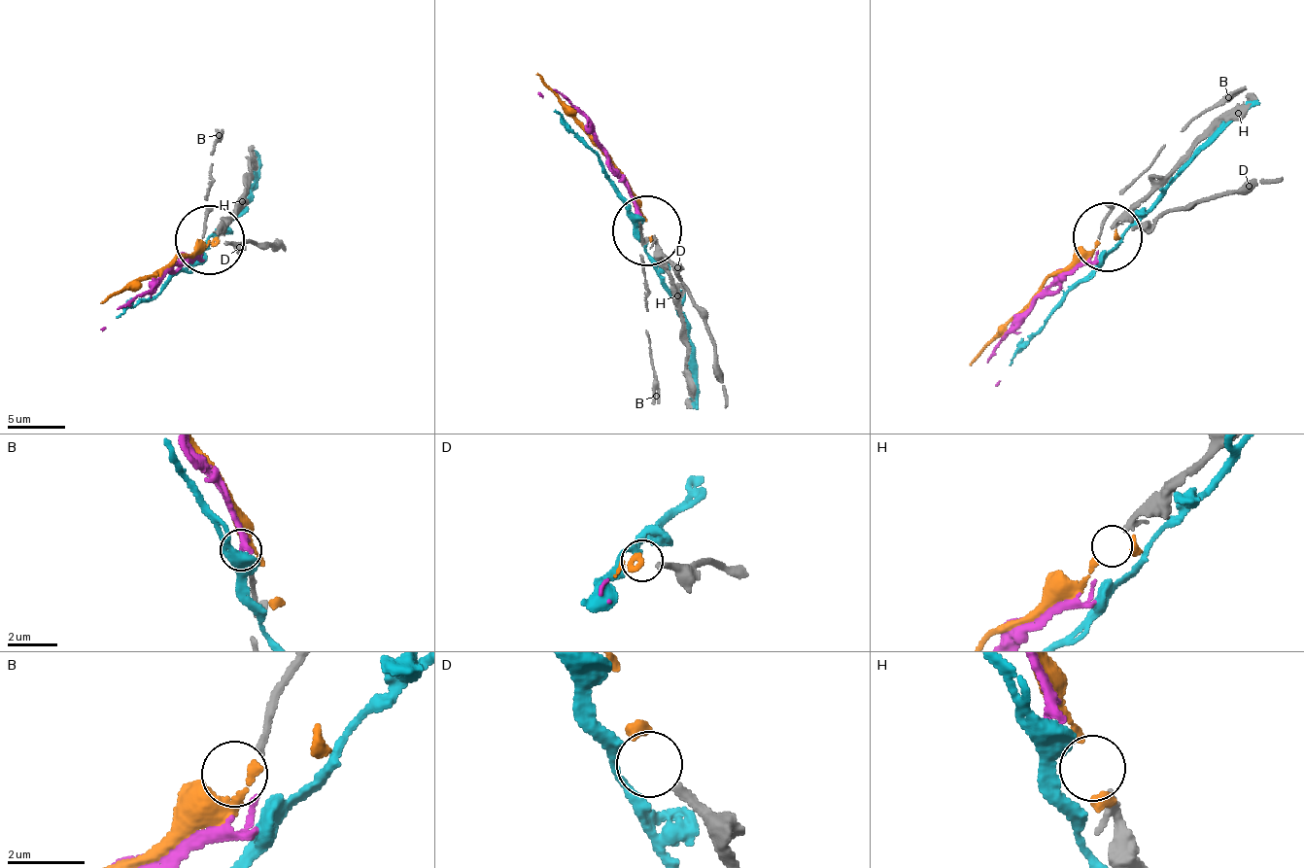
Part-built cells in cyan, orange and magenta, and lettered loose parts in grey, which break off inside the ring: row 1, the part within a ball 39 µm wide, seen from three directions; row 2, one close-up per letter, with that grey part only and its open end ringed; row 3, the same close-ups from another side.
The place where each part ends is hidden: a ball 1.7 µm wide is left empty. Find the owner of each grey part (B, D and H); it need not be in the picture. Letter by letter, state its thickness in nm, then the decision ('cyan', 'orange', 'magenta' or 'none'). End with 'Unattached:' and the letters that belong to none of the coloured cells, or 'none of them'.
B: calibre 150 nm; none
D: calibre 240 nm; orange
H: calibre 240 nm; none
Unattached: B, H

